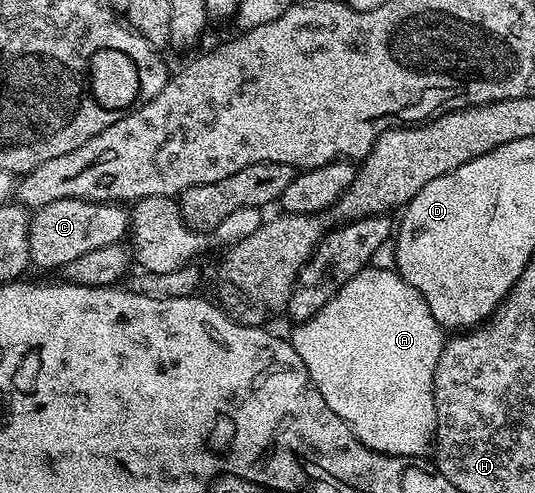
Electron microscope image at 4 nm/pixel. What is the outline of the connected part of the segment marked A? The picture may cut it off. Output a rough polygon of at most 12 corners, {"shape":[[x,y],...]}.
{"shape":[[362,268],[289,333],[374,452],[435,439],[444,329],[398,271]]}

